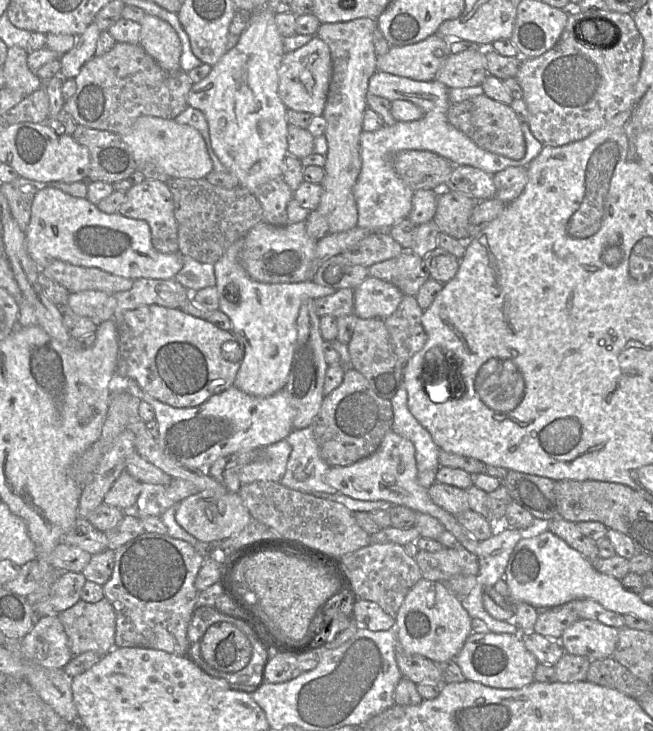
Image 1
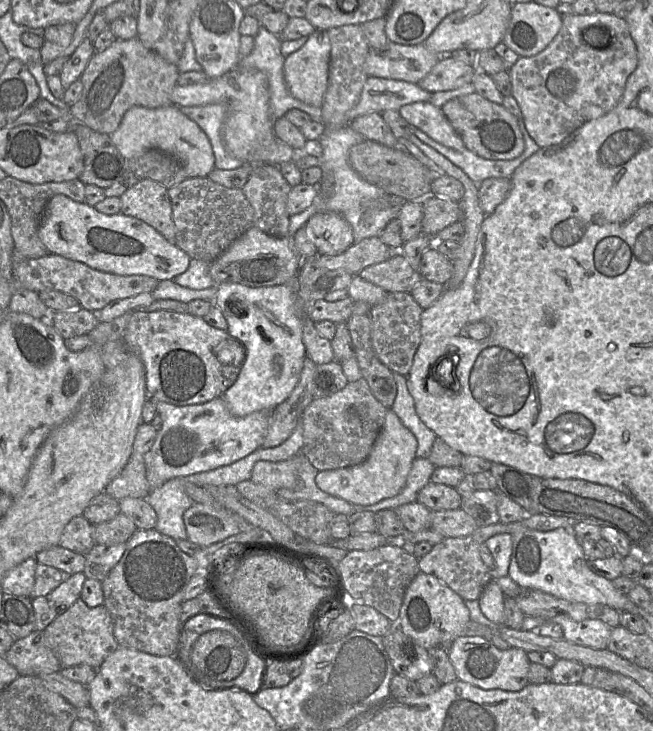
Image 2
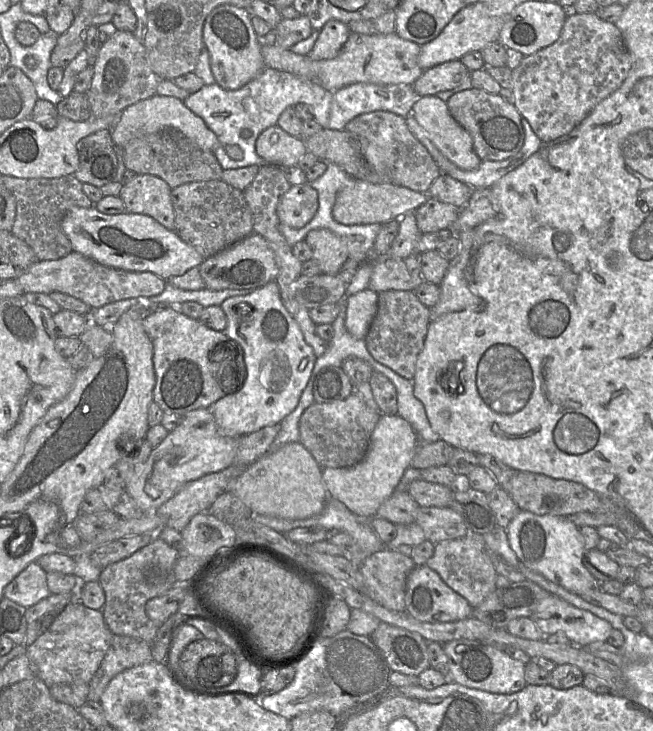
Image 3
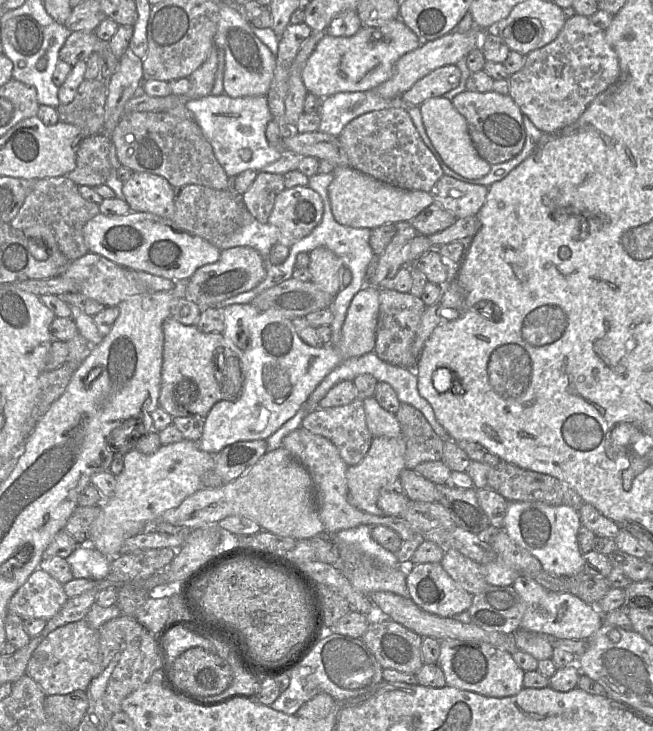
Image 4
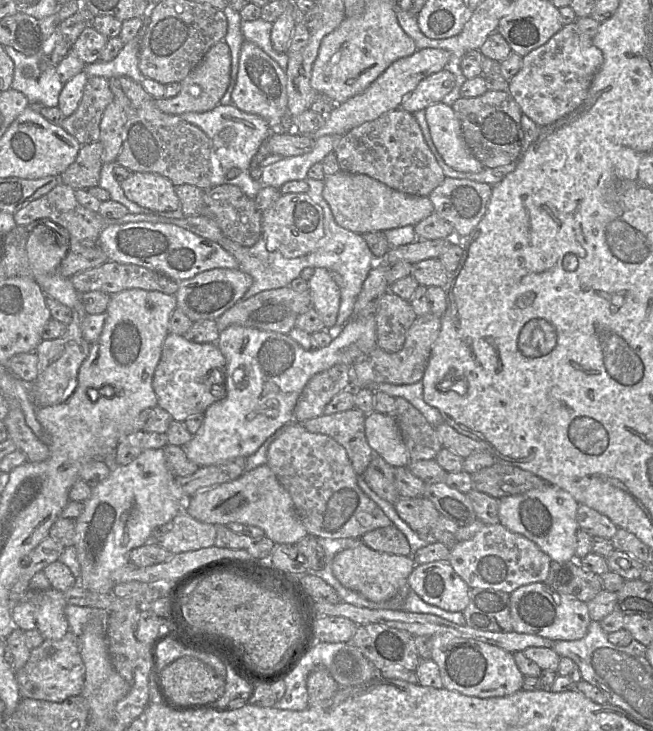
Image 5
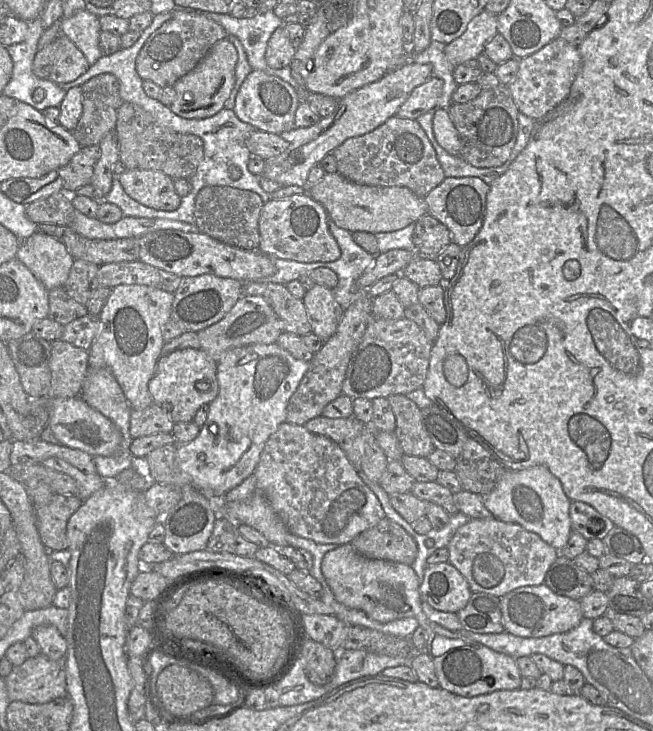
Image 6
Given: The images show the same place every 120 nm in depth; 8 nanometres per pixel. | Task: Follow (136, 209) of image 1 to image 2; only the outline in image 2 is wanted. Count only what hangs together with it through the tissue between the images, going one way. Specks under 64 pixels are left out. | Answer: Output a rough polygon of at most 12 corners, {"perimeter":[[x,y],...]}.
{"perimeter":[[149,178],[127,188],[122,214],[175,243],[171,199]]}

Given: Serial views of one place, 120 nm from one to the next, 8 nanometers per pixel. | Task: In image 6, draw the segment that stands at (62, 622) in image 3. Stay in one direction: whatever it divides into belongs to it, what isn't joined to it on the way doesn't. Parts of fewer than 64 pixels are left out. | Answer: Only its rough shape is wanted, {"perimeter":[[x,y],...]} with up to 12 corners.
{"perimeter":[[40,653],[4,681],[10,702],[66,697],[65,659]]}

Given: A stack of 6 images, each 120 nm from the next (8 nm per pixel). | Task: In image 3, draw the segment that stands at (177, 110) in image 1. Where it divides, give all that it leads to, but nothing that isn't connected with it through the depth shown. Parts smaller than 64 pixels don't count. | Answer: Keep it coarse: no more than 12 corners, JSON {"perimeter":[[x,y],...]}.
{"perimeter":[[117,30],[91,64],[94,118],[156,95],[145,45]]}

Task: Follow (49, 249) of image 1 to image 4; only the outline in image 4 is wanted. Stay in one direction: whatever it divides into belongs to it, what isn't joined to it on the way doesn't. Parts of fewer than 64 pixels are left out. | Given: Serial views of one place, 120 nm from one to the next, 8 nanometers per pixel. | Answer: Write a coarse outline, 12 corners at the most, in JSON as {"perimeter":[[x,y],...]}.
{"perimeter":[[152,213],[98,214],[89,252],[189,280],[221,250]]}

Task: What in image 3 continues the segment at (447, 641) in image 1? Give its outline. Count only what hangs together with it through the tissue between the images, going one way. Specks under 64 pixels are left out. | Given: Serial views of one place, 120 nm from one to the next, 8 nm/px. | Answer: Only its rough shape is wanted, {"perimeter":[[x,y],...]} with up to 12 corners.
{"perimeter":[[426,565],[407,579],[406,612],[456,622],[473,608]]}

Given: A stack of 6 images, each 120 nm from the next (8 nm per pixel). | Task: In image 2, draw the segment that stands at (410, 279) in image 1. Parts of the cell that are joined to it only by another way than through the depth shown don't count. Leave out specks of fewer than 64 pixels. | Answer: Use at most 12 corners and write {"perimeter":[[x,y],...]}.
{"perimeter":[[402,252],[358,275],[386,292],[411,292],[422,279]]}

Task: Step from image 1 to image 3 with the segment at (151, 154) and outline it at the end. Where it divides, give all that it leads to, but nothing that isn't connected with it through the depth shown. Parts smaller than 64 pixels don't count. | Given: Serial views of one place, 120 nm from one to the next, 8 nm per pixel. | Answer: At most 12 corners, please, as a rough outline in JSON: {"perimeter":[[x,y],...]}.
{"perimeter":[[154,95],[127,107],[115,129],[124,148],[164,129],[183,133],[214,153],[218,139],[173,96]]}

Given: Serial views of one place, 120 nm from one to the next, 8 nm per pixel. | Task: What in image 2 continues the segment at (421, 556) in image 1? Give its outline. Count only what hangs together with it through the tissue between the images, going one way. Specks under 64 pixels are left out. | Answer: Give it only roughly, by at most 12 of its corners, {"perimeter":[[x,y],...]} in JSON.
{"perimeter":[[528,513],[521,520],[447,537],[418,559],[463,600],[492,581],[479,548],[497,533],[571,528],[572,518]]}

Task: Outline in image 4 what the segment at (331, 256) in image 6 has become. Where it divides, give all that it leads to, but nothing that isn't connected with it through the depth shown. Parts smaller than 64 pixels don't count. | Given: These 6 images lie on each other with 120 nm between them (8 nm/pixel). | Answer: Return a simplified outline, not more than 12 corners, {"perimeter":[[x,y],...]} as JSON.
{"perimeter":[[308,186],[286,188],[268,224],[279,230],[272,264],[320,223],[323,202]]}

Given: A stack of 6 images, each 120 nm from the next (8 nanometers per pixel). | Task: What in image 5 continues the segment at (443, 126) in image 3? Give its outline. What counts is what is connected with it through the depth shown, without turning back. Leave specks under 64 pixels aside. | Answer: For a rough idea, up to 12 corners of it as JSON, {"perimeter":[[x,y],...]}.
{"perimeter":[[452,106],[425,113],[445,163],[460,172],[484,166],[468,147]]}

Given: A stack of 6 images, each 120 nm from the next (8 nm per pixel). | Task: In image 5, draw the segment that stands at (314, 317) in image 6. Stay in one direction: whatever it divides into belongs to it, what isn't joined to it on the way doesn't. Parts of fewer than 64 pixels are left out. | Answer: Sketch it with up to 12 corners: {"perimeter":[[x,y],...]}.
{"perimeter":[[314,268],[308,283],[312,307],[334,331],[341,288],[330,271]]}

